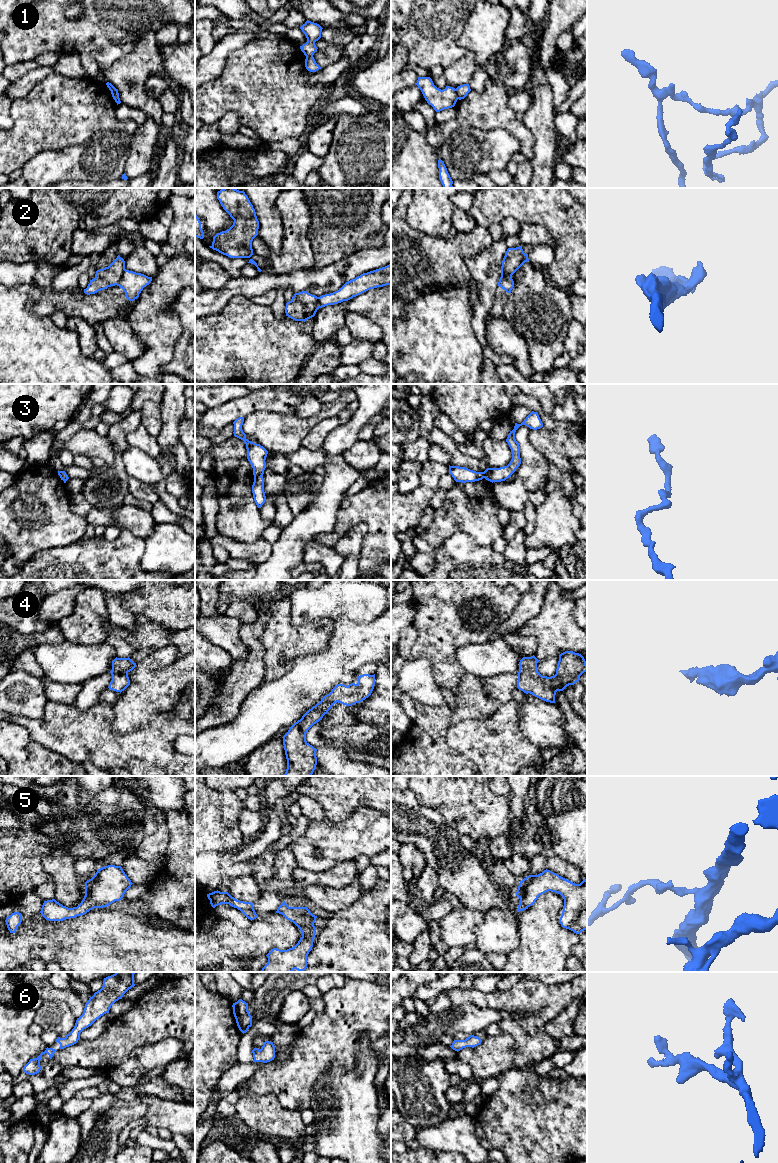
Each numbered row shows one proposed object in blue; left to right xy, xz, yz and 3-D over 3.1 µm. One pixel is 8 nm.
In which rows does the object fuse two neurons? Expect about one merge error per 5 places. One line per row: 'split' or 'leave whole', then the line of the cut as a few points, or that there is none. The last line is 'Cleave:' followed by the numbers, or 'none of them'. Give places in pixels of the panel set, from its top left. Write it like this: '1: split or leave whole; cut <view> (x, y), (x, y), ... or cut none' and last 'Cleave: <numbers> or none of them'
1: split; cut yz (455, 89), (458, 98)
2: split; cut xy (125, 269), (121, 279), (116, 284)
3: leave whole; cut none
4: leave whole; cut none
5: leave whole; cut none
6: leave whole; cut none
Cleave: 1, 2

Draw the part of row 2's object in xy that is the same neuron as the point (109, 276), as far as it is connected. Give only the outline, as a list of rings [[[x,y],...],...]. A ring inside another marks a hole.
[[[118,255],[108,267],[96,271],[95,278],[90,280],[87,288],[84,289],[84,293],[87,295],[95,294],[98,291],[117,285],[124,271],[125,261]]]

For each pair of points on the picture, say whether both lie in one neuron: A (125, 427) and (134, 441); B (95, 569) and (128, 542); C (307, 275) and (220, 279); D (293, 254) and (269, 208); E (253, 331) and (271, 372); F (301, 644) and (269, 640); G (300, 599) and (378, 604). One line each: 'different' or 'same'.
A: different
B: same
C: different
D: different
E: same
F: same
G: same

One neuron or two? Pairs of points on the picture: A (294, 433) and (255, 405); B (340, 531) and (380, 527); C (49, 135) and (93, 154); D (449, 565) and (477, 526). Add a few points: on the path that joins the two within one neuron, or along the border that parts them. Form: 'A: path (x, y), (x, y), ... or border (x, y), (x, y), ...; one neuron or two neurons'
A: border (286, 414), (254, 412), (244, 418); two neurons
B: path (350, 521), (353, 518), (370, 518); one neuron
C: border (94, 133), (79, 144), (51, 150); two neurons
D: border (447, 537), (466, 532), (478, 543), (490, 546); two neurons

